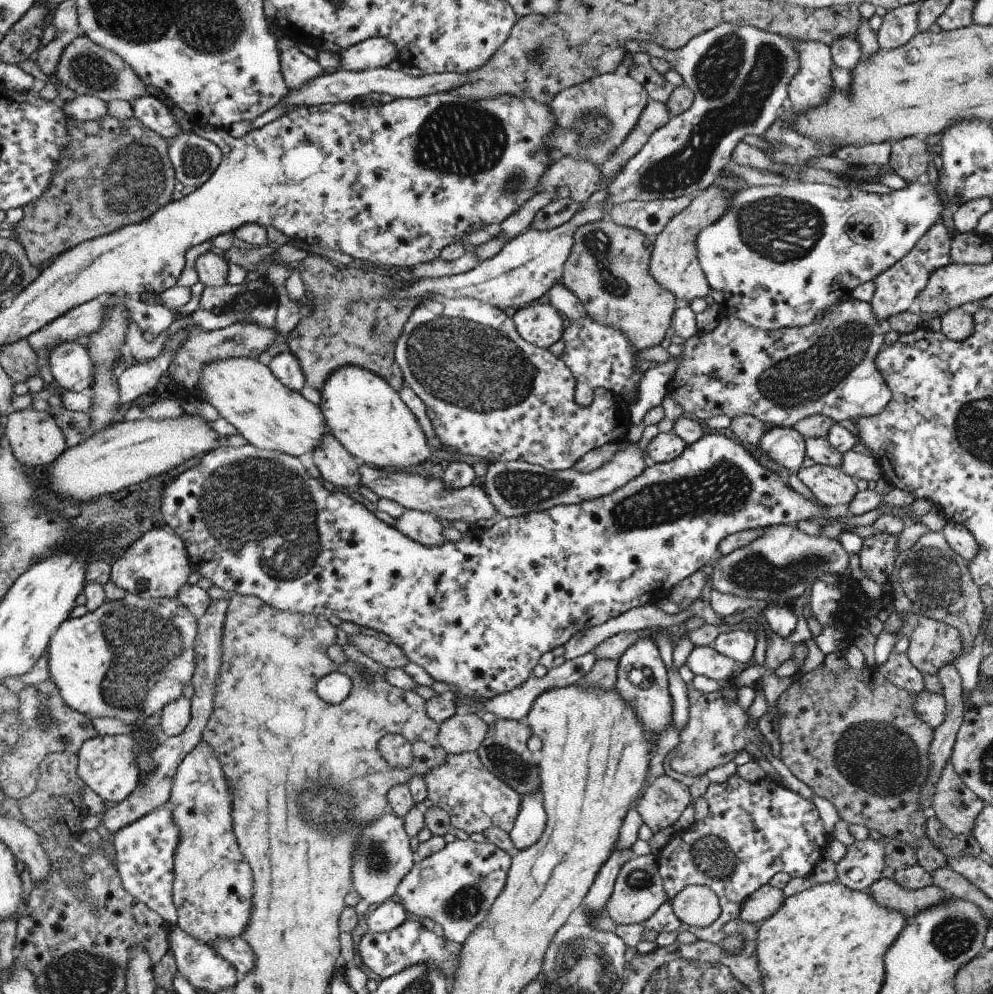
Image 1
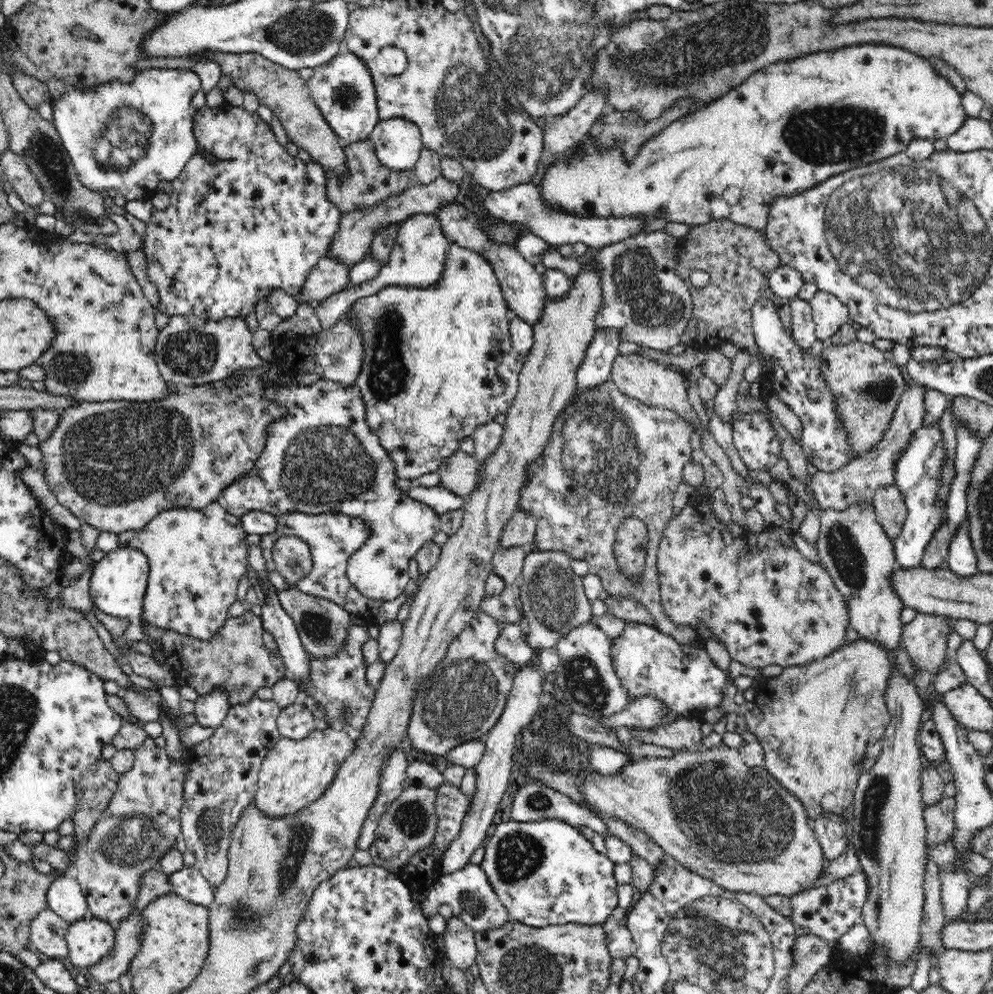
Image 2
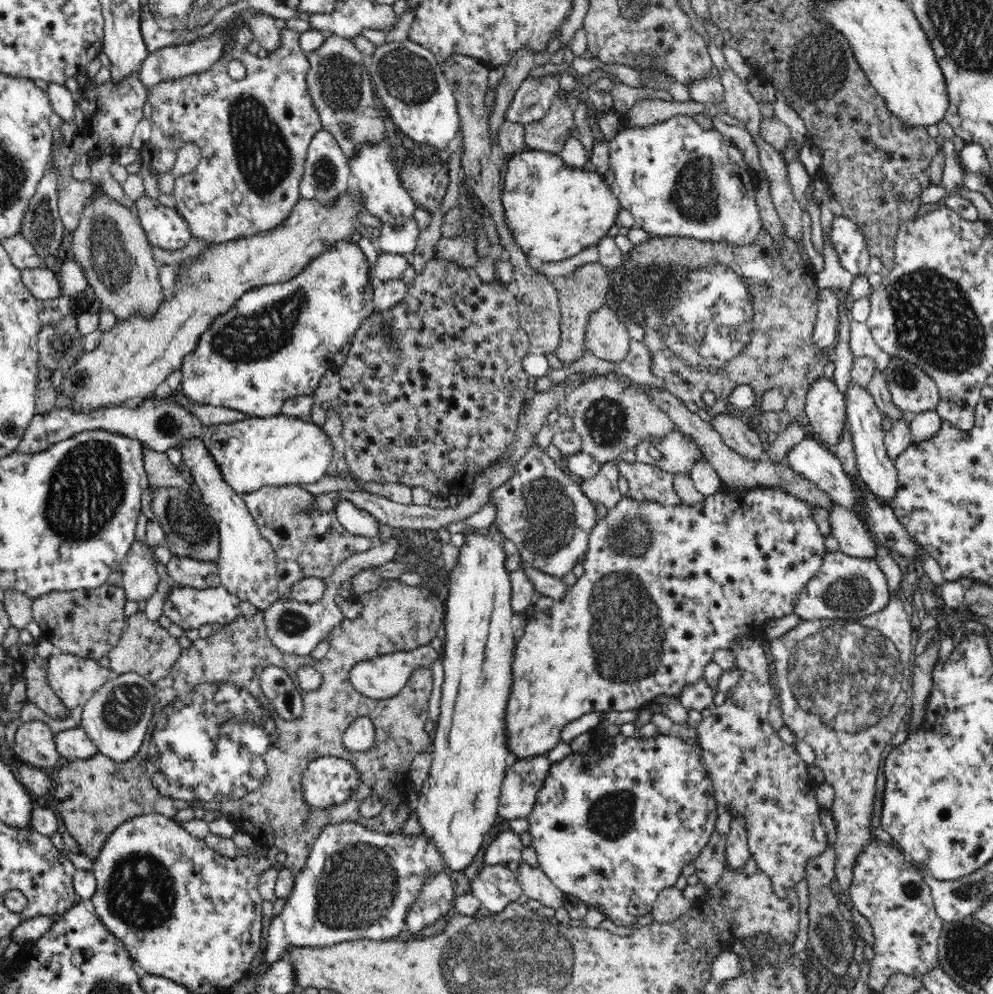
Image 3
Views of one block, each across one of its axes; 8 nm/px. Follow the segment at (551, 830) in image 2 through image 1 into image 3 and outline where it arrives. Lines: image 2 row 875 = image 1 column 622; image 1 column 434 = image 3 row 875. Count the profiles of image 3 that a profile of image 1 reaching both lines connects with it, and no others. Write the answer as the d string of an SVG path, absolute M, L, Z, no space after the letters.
M622 734L608 738L604 744L598 744L584 753L571 752L562 760L550 765L548 776L545 776L542 788L536 795L533 812L527 817L530 822L530 835L533 839L533 848L537 855L539 869L564 894L572 894L582 900L586 906L600 910L605 920L614 922L616 926L635 926L640 916L650 914L656 898L666 888L673 888L681 876L682 868L686 864L694 863L702 850L709 844L719 812L718 802L715 799L715 786L711 776L698 756L696 747L692 747L682 737L658 735L655 737L628 737Z

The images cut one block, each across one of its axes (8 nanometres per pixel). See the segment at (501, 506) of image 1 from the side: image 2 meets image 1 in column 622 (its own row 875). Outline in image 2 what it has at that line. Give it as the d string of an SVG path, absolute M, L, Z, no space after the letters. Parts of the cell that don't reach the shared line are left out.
M468 864L452 874L441 875L431 886L426 900L420 902L422 915L428 920L430 915L438 913L438 907L442 904L449 904L453 914L464 921L473 931L494 930L509 921L508 911L494 893L481 865Z

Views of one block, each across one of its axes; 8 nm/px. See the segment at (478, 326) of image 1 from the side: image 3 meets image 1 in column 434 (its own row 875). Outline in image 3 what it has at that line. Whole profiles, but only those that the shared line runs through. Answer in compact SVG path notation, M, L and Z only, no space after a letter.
M356 821L329 825L317 836L306 865L295 875L294 889L286 899L283 910L271 918L266 934L267 950L256 976L259 977L269 966L284 959L288 946L320 948L356 938L370 938L380 942L405 938L409 934L406 926L408 910L414 900L419 898L427 879L439 872L446 872L446 864L428 835L406 835L402 831L384 834Z

